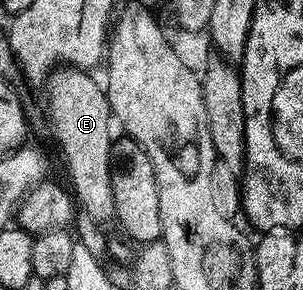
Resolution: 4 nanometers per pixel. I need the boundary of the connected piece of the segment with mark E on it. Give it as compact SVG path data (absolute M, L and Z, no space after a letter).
M63 67L52 72L45 90L55 137L71 181L72 194L86 218L98 225L115 219L116 202L109 174L109 153L113 142L113 116L106 90L82 68Z

